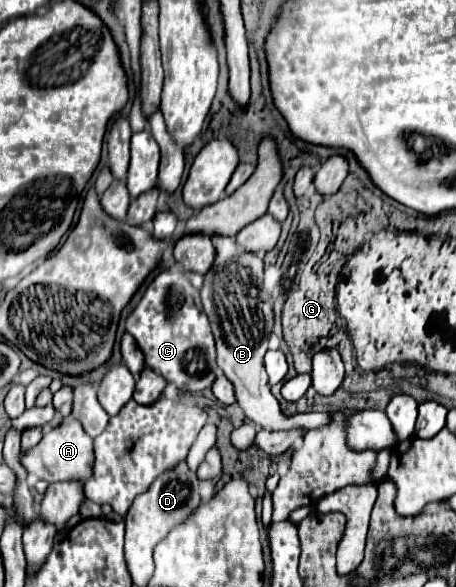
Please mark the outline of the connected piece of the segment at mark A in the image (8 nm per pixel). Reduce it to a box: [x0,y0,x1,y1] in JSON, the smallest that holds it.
[20,418,92,484]

